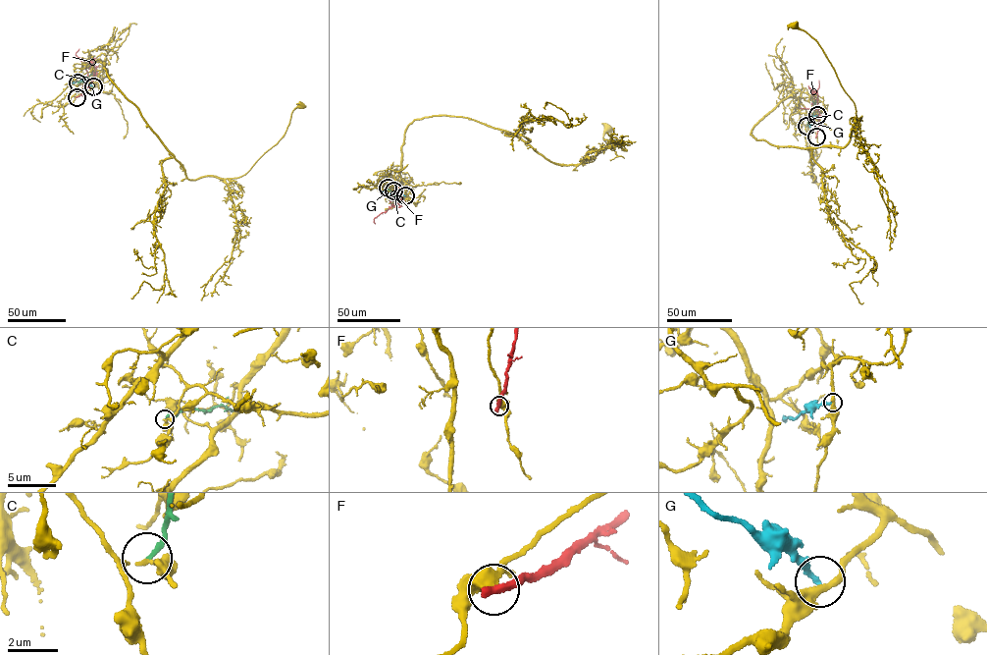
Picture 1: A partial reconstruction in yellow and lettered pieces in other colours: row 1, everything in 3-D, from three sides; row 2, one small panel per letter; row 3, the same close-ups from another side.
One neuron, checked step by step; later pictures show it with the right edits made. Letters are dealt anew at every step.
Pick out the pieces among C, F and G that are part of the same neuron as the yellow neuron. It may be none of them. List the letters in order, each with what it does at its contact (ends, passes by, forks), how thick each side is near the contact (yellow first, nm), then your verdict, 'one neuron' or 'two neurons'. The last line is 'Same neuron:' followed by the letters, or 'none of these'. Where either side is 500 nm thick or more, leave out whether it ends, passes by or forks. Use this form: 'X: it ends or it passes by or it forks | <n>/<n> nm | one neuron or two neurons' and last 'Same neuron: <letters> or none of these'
C: it ends | 300/180 nm | two neurons
F: it ends | 460/400 nm | two neurons
G: it ends | 380/190 nm | two neurons
Same neuron: none of these

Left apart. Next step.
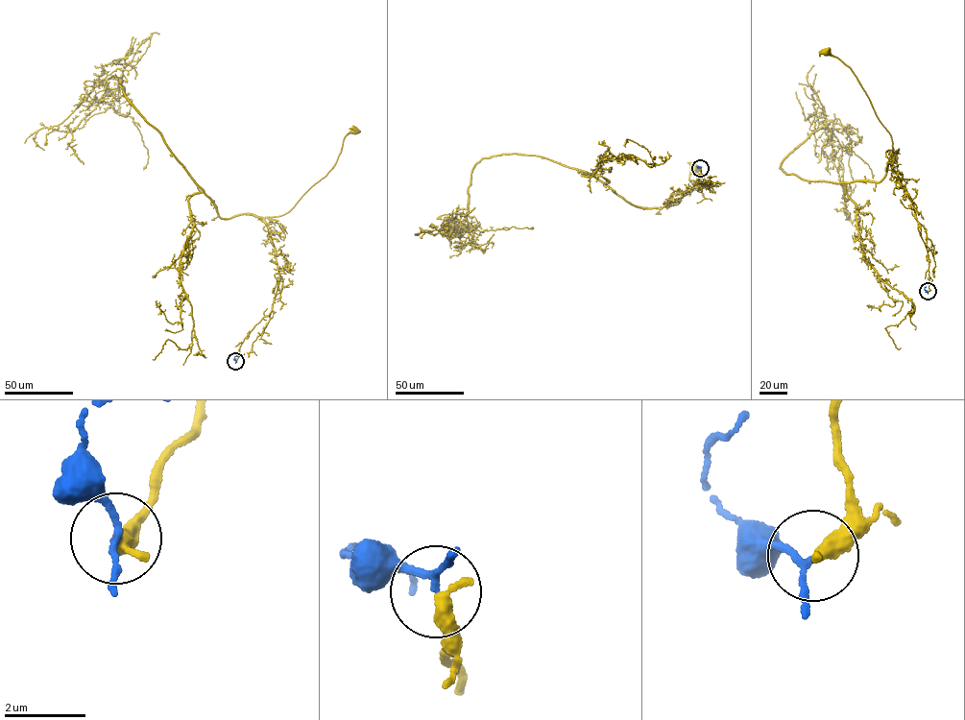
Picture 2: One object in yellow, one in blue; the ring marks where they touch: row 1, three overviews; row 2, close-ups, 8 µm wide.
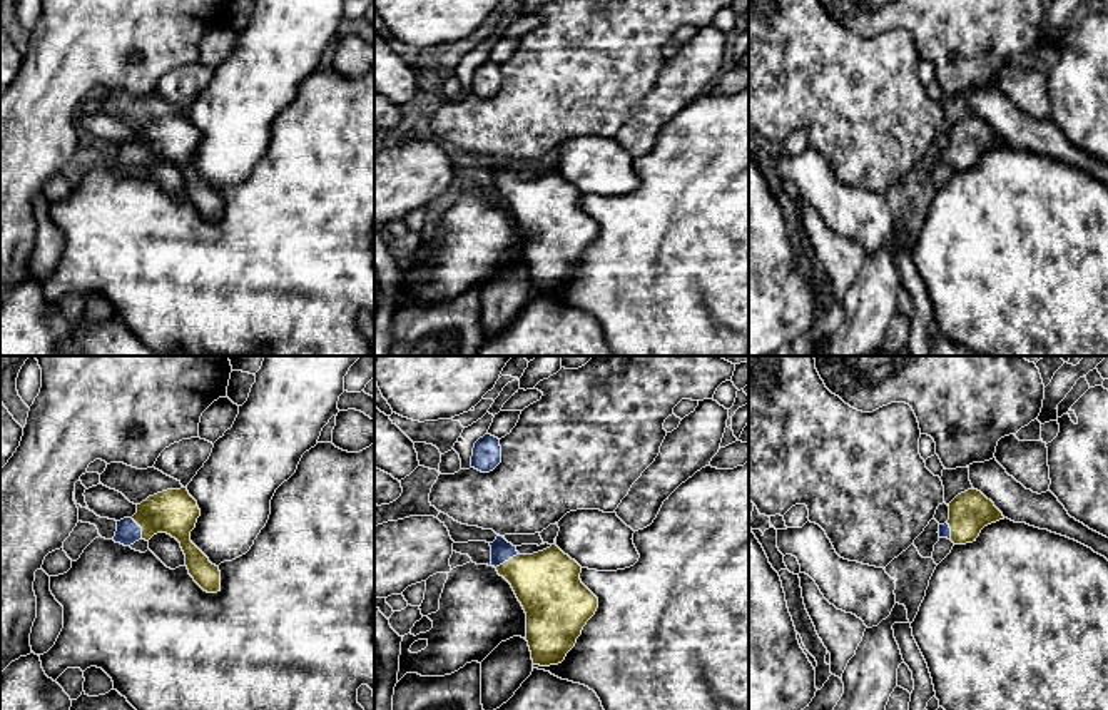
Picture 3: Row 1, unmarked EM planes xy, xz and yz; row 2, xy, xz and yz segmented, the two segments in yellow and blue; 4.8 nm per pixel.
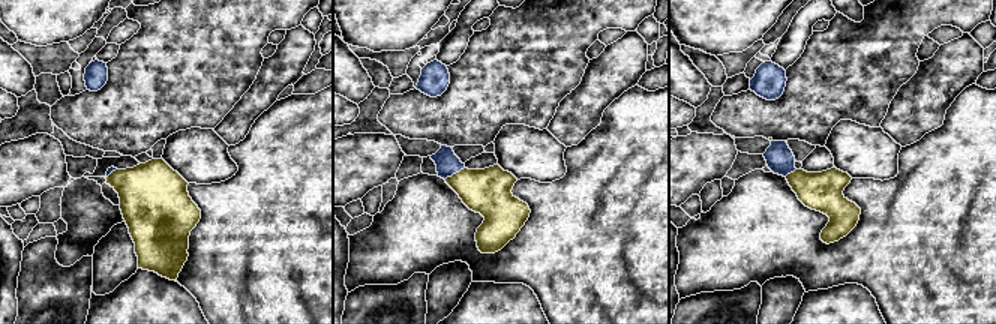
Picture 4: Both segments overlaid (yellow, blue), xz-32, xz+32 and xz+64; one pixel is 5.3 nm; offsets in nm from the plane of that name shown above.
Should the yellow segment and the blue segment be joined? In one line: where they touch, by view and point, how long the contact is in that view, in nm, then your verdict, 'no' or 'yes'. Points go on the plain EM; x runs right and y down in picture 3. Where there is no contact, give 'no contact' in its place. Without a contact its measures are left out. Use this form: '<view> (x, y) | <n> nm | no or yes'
xz (508, 186) | 140 nm | yes

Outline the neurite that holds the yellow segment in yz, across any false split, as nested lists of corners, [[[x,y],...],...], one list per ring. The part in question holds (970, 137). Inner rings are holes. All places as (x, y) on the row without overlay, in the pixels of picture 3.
[[[974,114],[958,120],[948,132],[949,145],[939,150],[938,159],[954,170],[973,169],[984,152],[1004,145],[994,129]]]

